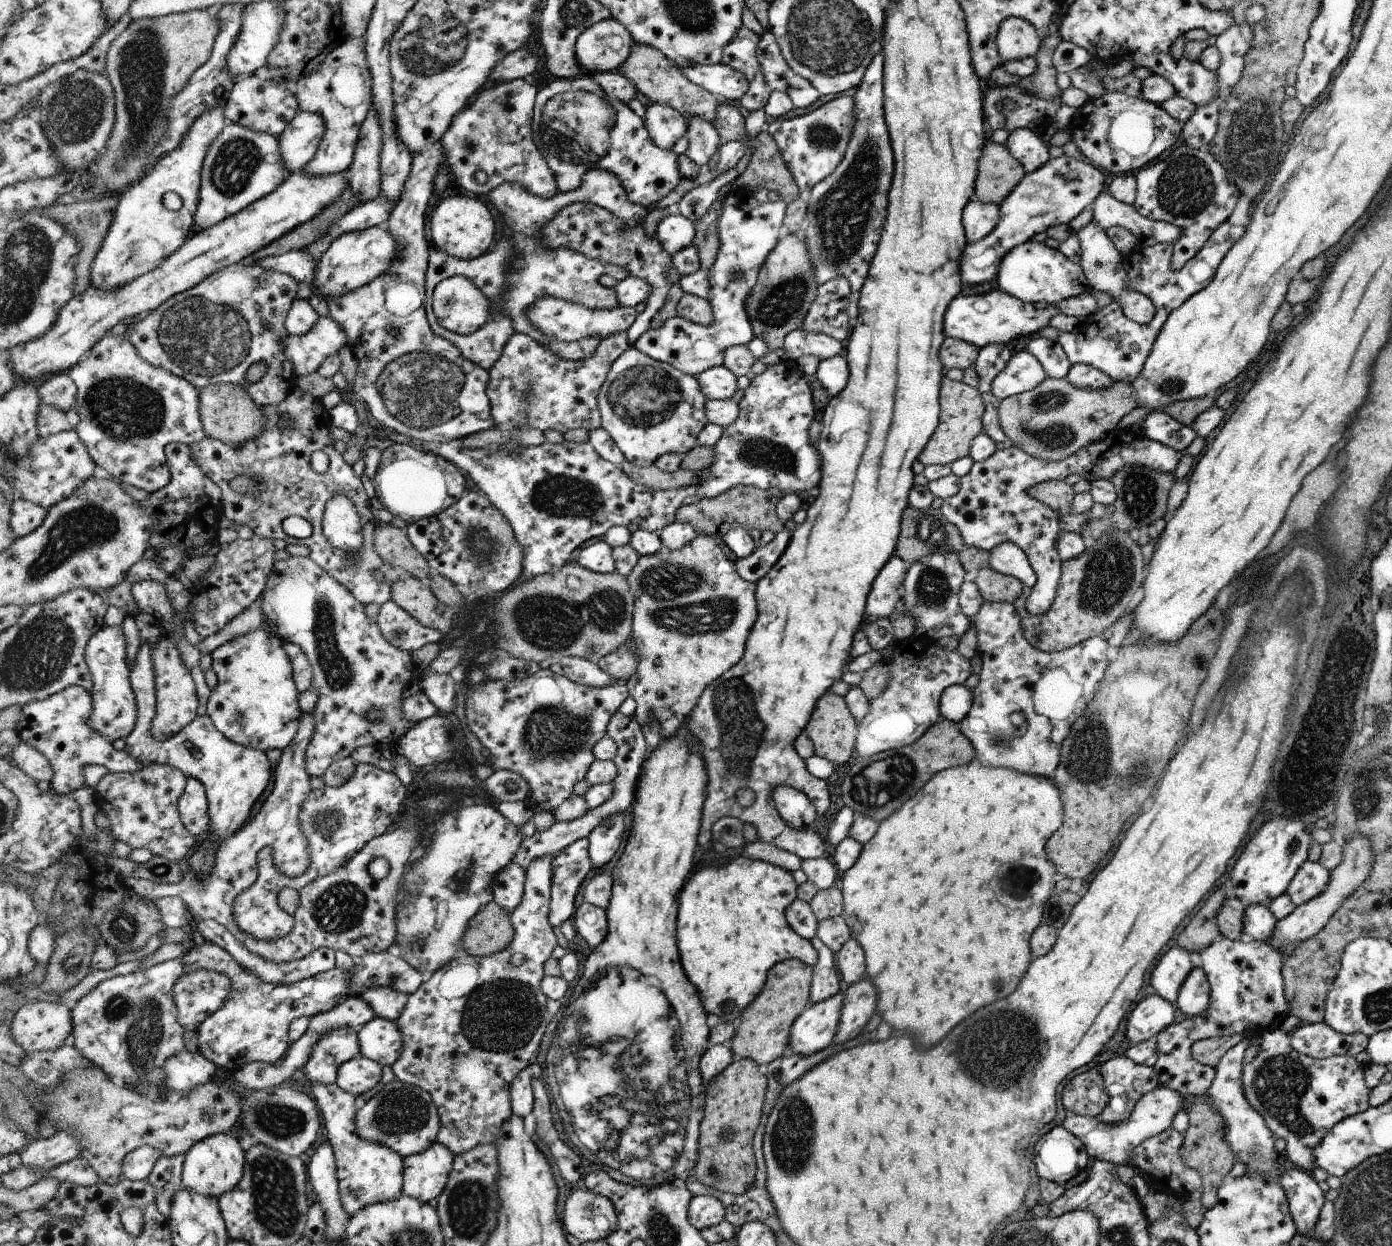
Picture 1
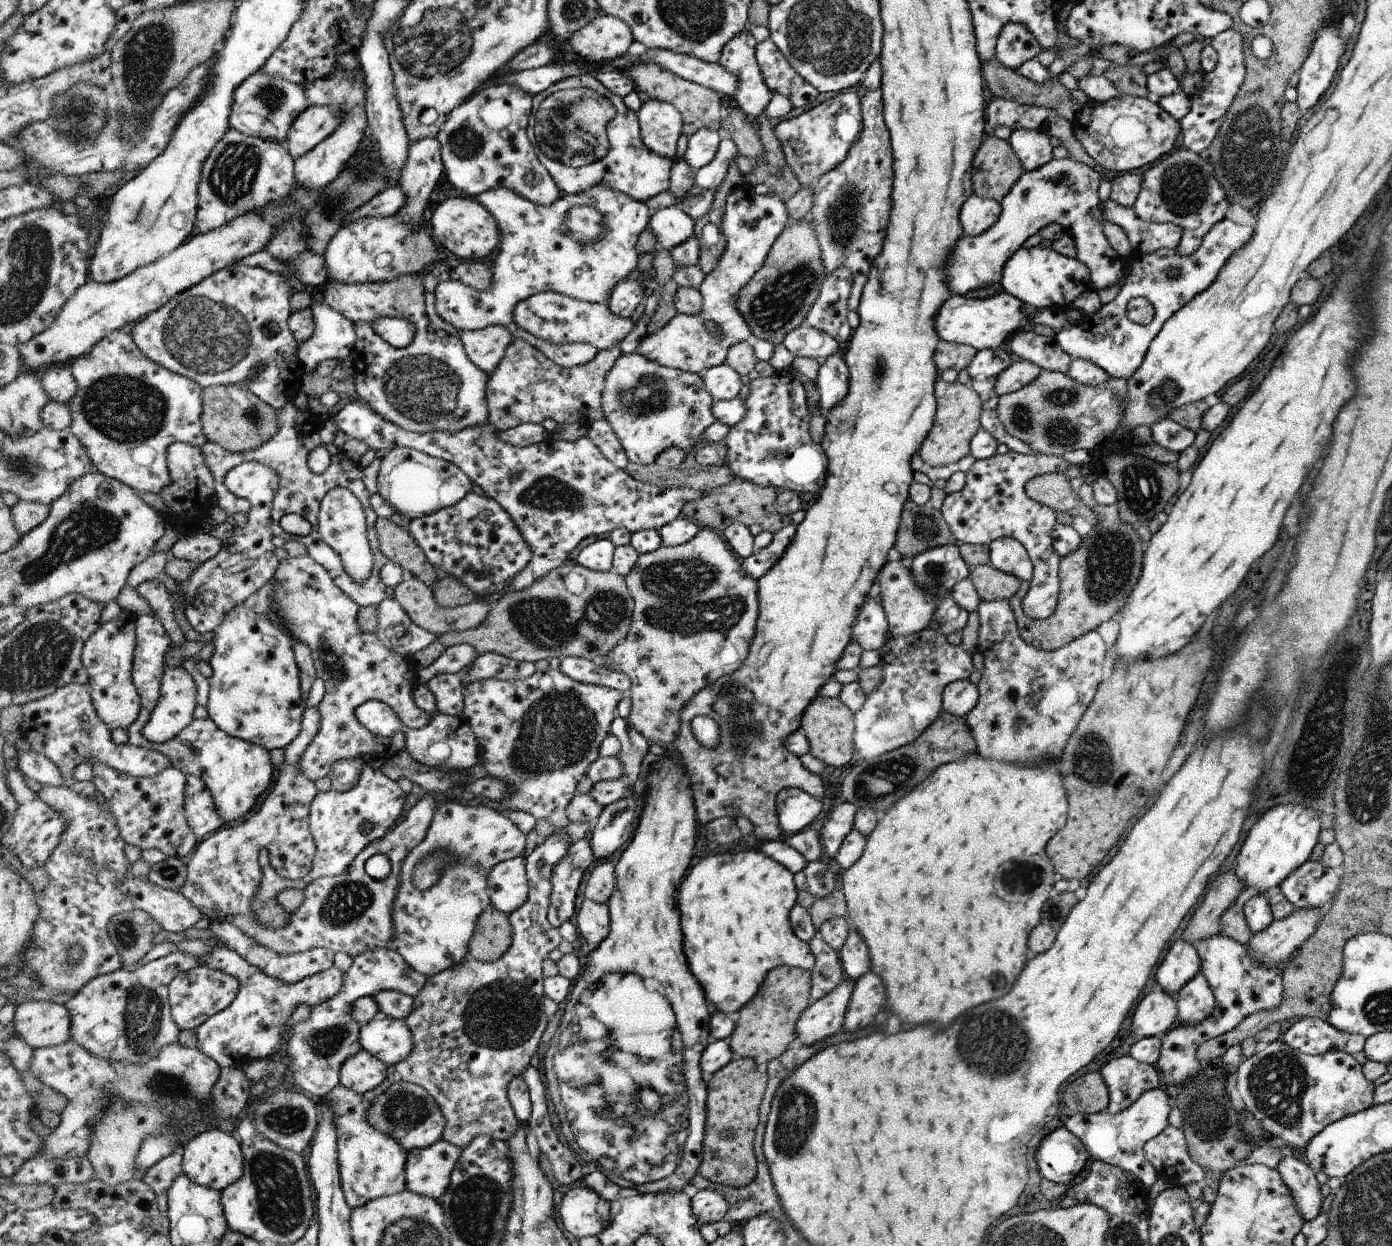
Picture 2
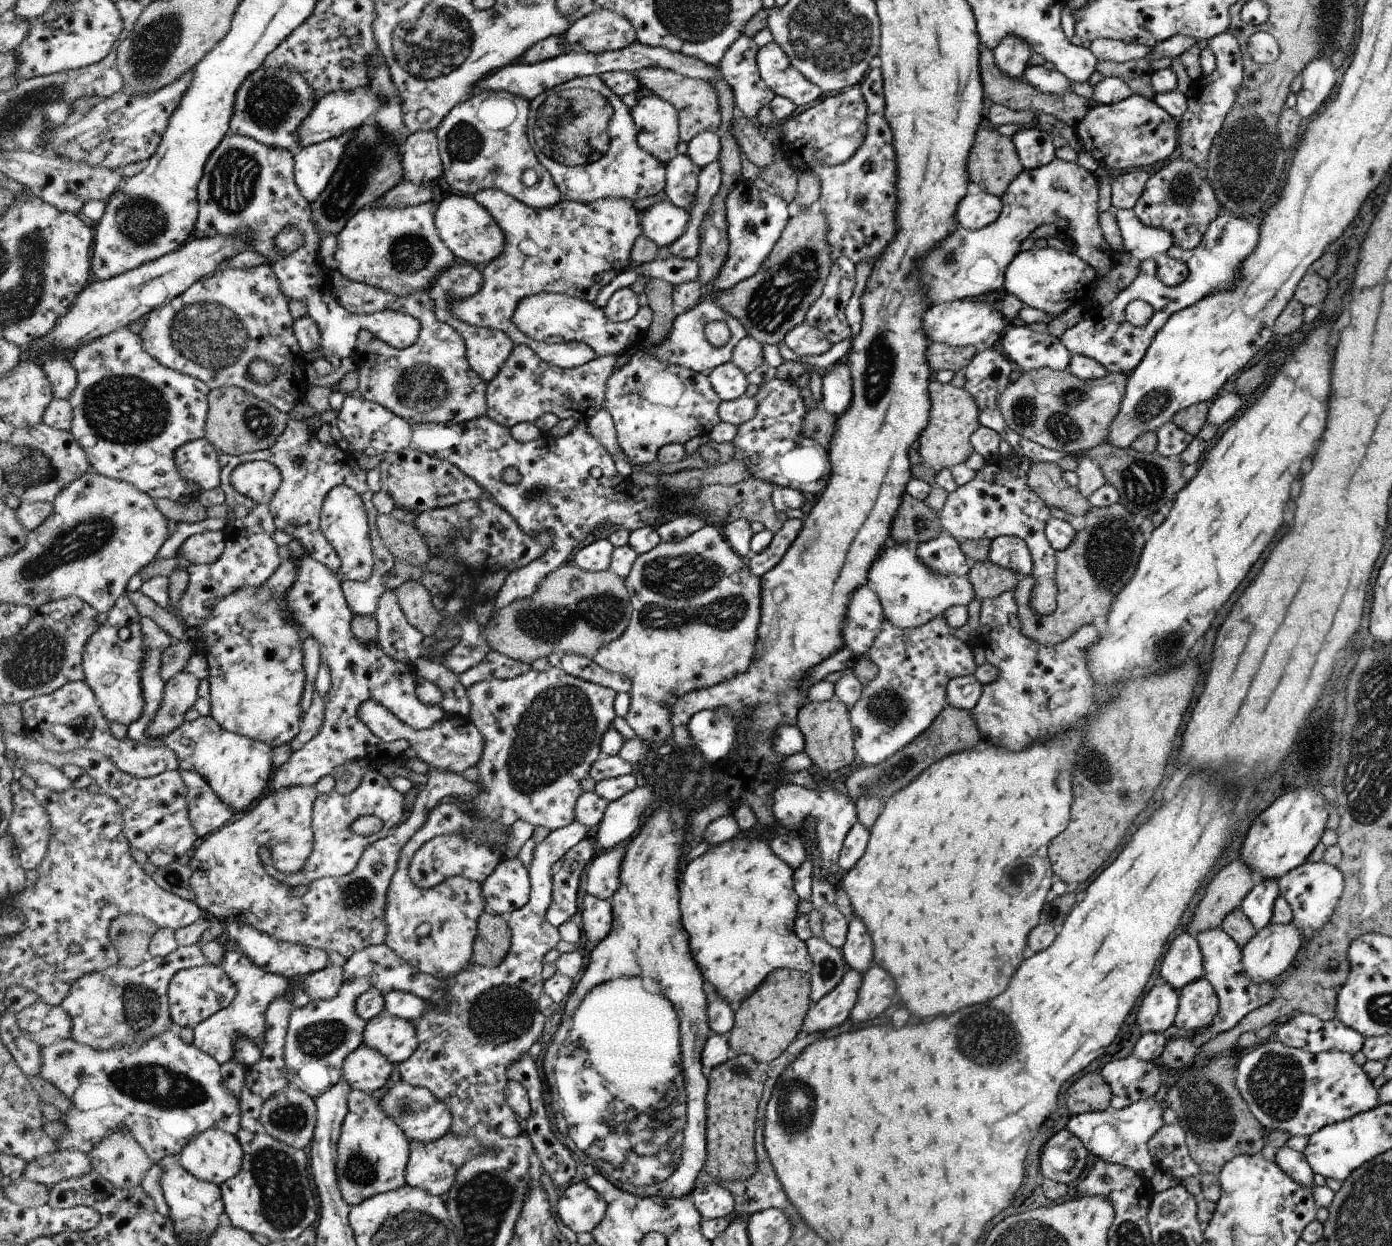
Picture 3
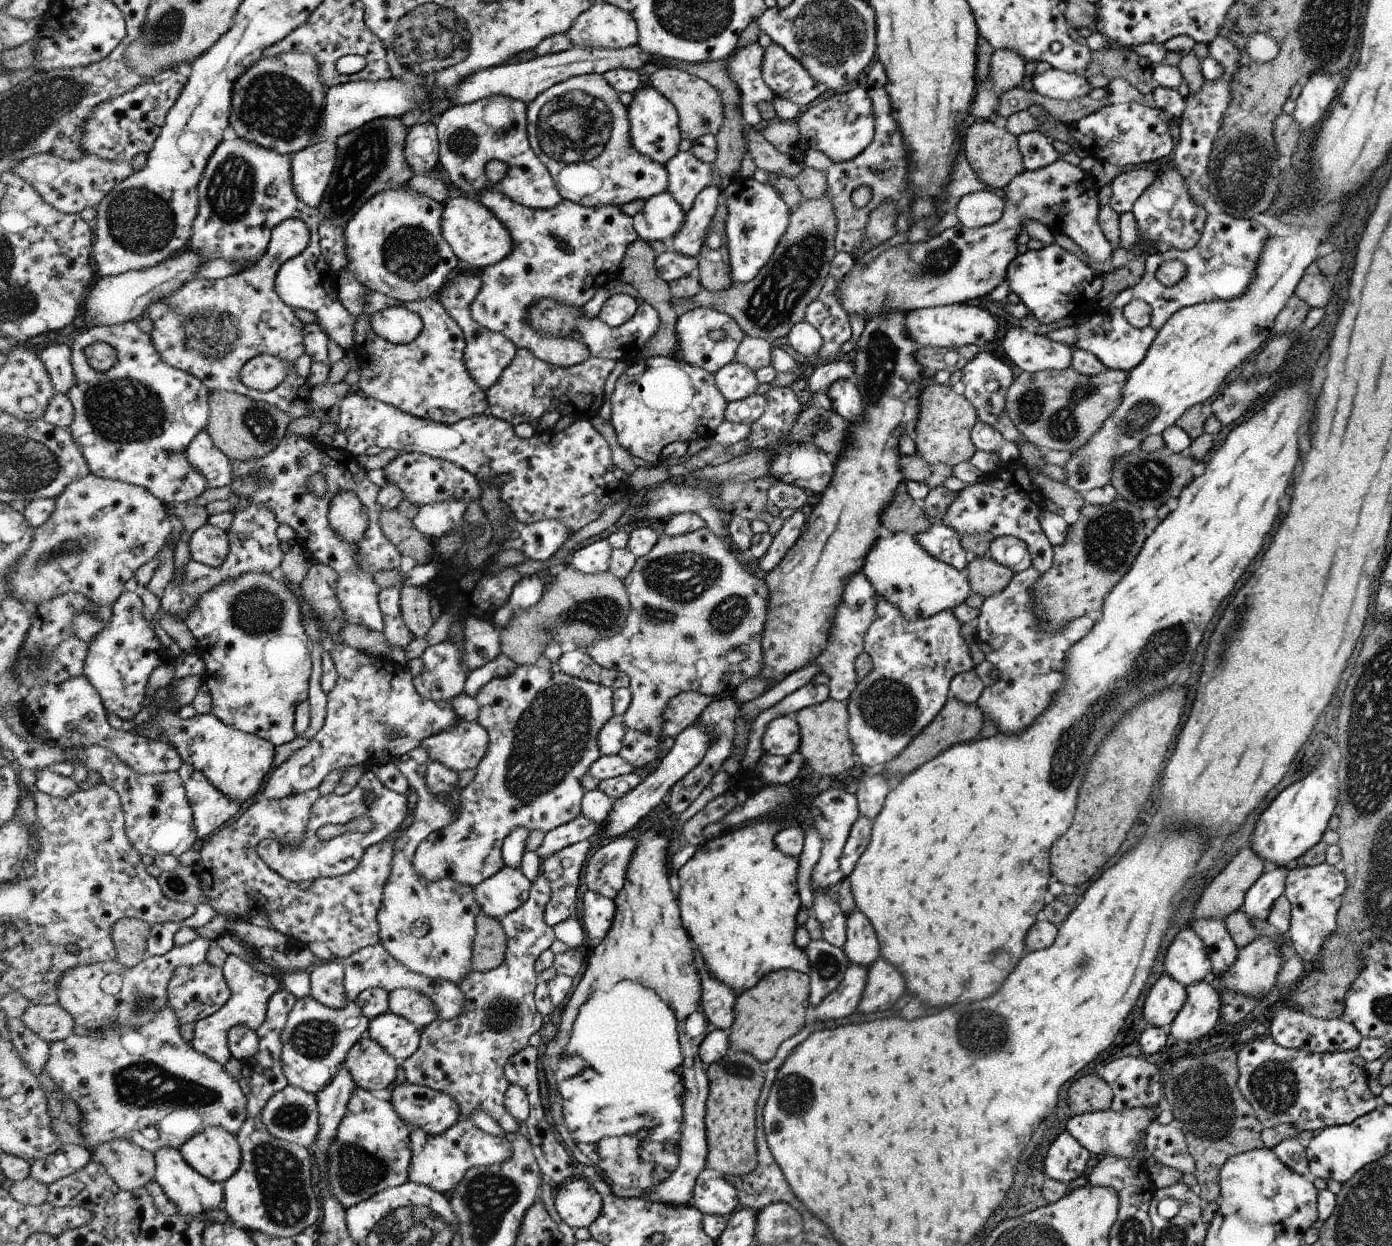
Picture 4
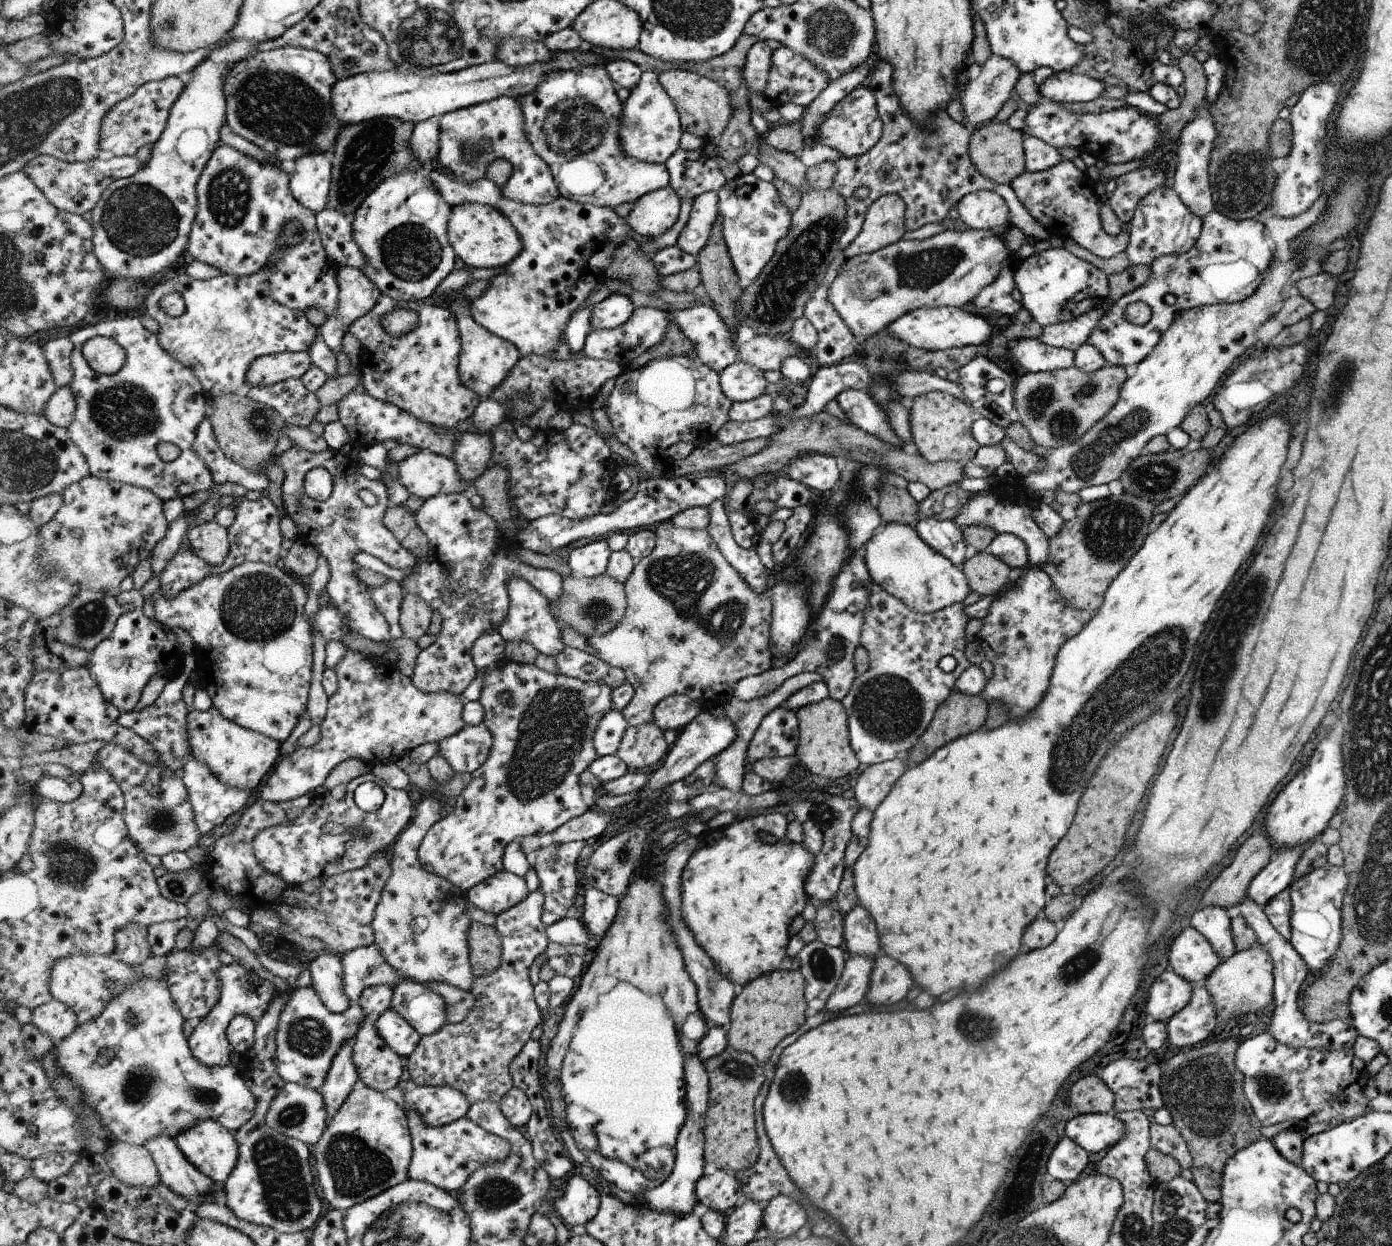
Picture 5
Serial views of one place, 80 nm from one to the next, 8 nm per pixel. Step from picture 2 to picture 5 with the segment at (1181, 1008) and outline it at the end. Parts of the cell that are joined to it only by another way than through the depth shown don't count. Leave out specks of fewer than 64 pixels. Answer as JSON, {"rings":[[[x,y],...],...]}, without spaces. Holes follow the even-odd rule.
{"rings":[[[1196,986],[1190,1002],[1167,1022],[1168,1040],[1174,1046],[1194,1046],[1216,1028],[1217,1010],[1205,986]]]}

